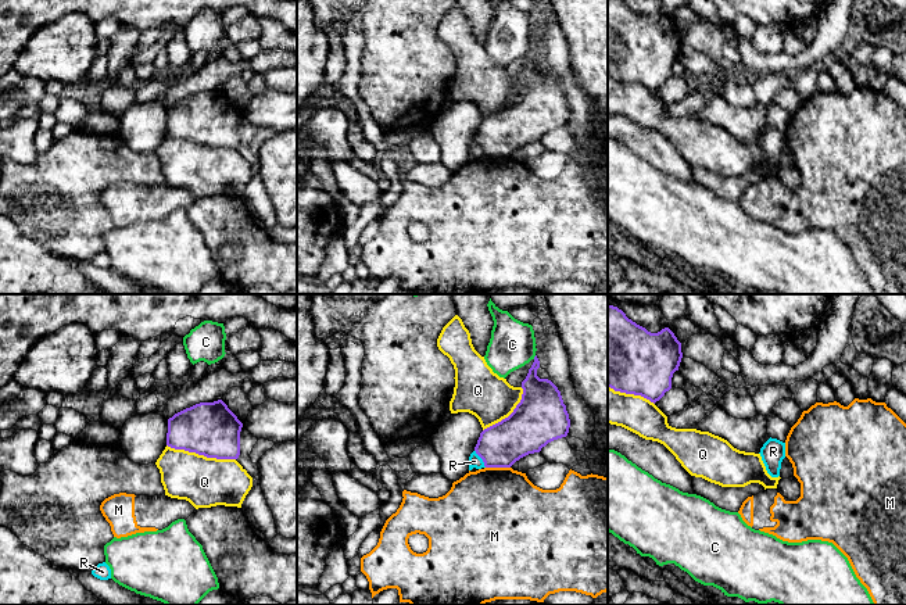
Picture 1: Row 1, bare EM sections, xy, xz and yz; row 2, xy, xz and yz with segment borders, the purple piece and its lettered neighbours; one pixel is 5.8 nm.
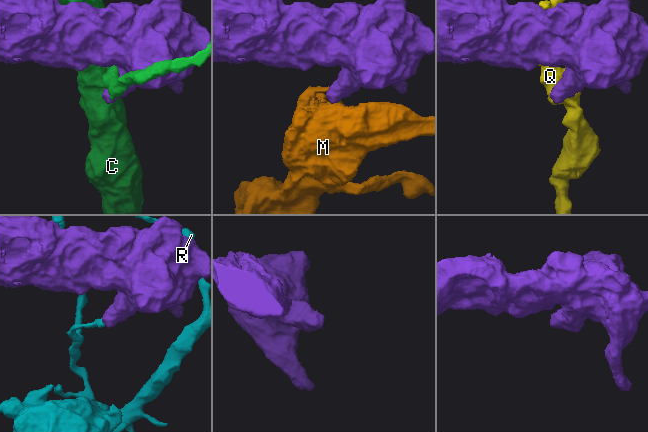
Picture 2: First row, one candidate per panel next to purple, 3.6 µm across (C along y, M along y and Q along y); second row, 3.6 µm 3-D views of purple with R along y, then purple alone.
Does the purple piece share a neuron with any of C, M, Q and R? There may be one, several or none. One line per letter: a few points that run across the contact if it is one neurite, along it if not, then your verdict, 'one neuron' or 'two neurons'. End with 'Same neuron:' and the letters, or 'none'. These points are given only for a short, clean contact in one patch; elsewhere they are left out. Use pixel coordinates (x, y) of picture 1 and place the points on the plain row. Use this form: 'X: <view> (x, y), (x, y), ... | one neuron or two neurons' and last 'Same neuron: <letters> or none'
C: two neurons
M: xz (486, 156), (509, 157) | two neurons
Q: two neurons
R: two neurons
Same neuron: none

